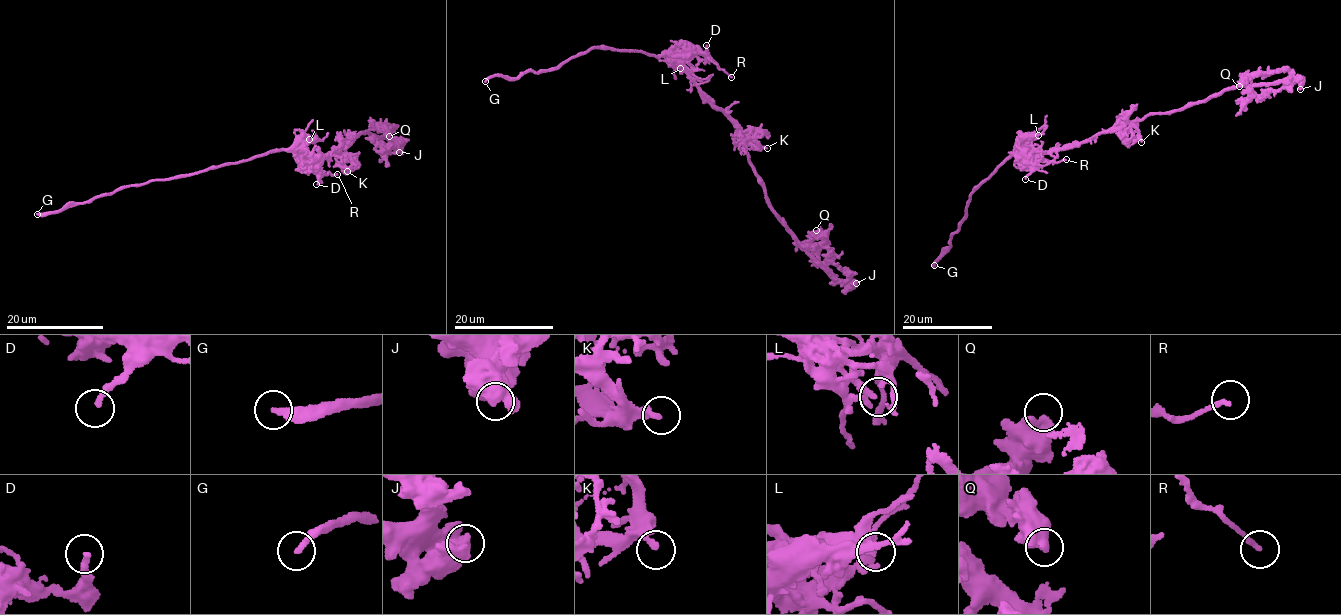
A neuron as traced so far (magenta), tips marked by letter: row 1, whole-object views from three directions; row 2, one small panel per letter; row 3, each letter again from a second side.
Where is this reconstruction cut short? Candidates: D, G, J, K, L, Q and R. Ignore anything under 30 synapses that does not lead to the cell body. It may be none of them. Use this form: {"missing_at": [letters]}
{"missing_at": ["G"]}

